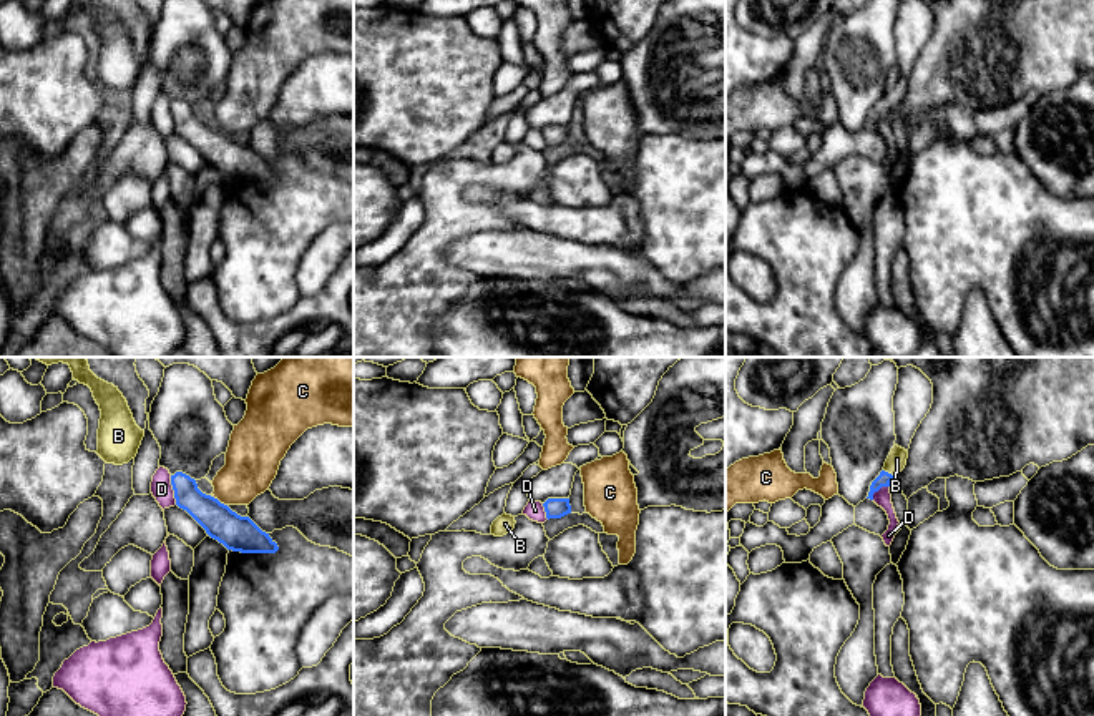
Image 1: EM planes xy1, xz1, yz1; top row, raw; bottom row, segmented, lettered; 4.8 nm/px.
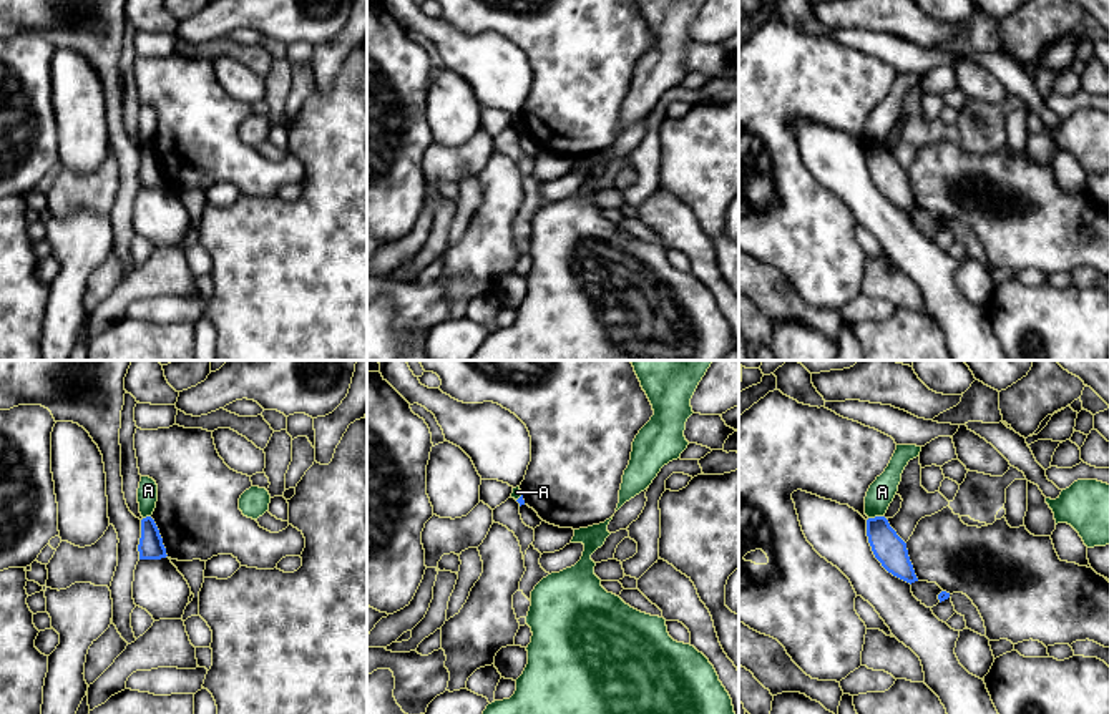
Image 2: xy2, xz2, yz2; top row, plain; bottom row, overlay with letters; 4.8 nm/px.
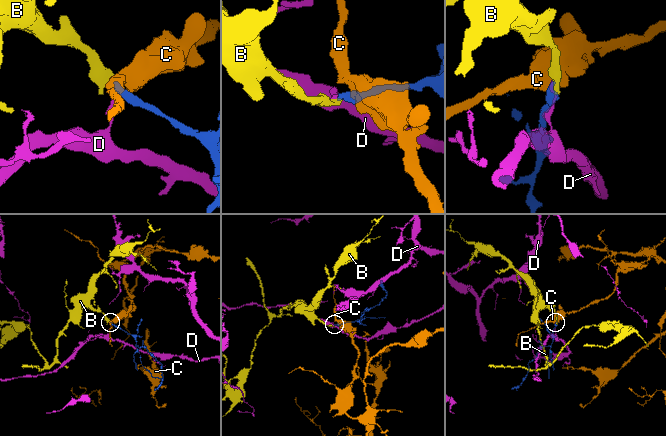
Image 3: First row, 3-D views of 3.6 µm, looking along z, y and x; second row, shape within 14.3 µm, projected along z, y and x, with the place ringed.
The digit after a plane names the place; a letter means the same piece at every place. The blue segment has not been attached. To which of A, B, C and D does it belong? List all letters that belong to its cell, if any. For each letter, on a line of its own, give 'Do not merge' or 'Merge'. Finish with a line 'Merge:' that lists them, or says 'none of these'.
A: Do not merge
B: Merge
C: Do not merge
D: Do not merge
Merge: B

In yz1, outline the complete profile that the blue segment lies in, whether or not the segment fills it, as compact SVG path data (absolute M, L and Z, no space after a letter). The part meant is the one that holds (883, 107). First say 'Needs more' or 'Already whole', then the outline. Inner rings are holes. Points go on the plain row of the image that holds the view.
Needs more. M895 73L885 90L883 98L880 103L872 110L868 125L873 128L873 121L878 120L882 115L890 115L890 110L896 101L900 101L906 93L908 80L898 73Z

